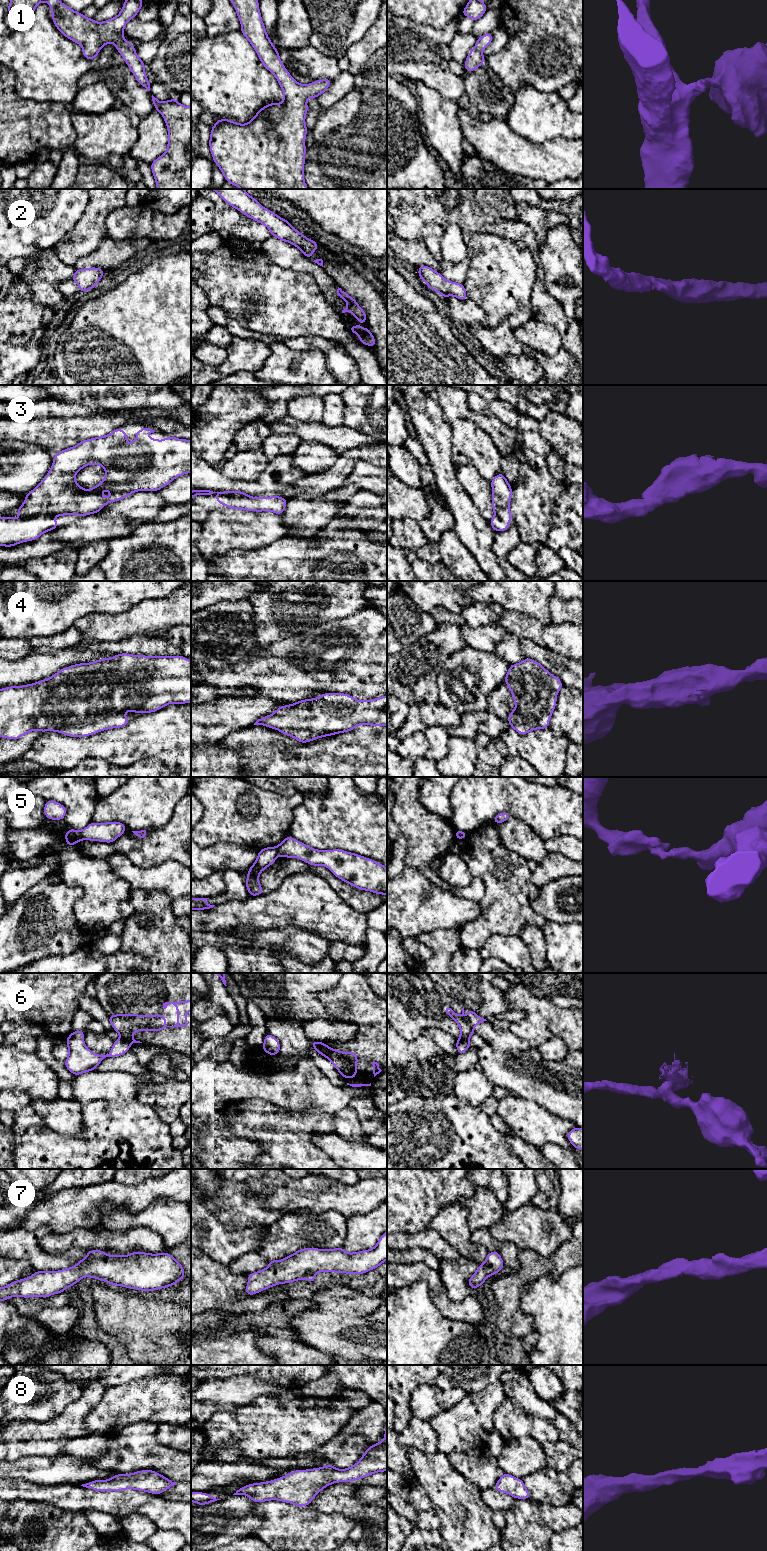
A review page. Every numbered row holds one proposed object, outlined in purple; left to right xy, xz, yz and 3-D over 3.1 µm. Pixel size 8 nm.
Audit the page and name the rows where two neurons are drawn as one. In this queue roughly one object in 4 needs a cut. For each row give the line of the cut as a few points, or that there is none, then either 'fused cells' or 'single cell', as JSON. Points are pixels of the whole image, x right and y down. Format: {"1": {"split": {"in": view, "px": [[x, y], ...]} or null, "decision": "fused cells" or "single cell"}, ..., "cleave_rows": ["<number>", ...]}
{"1": {"split": null, "decision": "single cell"}, "2": {"split": null, "decision": "single cell"}, "3": {"split": null, "decision": "single cell"}, "4": {"split": null, "decision": "single cell"}, "5": {"split": {"in": "xy", "px": [[79, 831], [82, 839]]}, "decision": "fused cells"}, "6": {"split": {"in": "xz", "px": [[318, 1042], [320, 1053]]}, "decision": "fused cells"}, "7": {"split": null, "decision": "single cell"}, "8": {"split": null, "decision": "single cell"}, "cleave_rows": ["5", "6"]}

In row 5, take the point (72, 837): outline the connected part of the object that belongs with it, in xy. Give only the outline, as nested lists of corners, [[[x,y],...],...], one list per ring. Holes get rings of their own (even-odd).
[[[69,828],[67,833],[64,835],[67,846],[73,846],[82,840],[81,833],[79,830]]]

